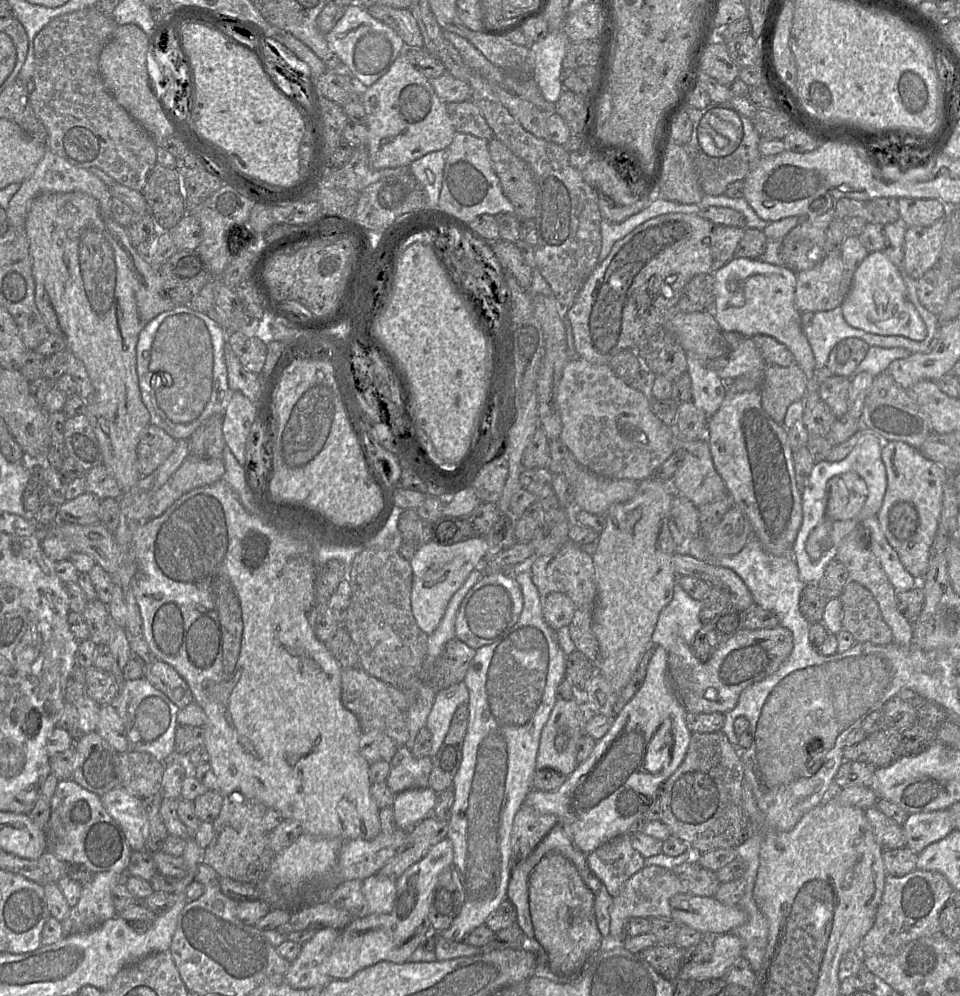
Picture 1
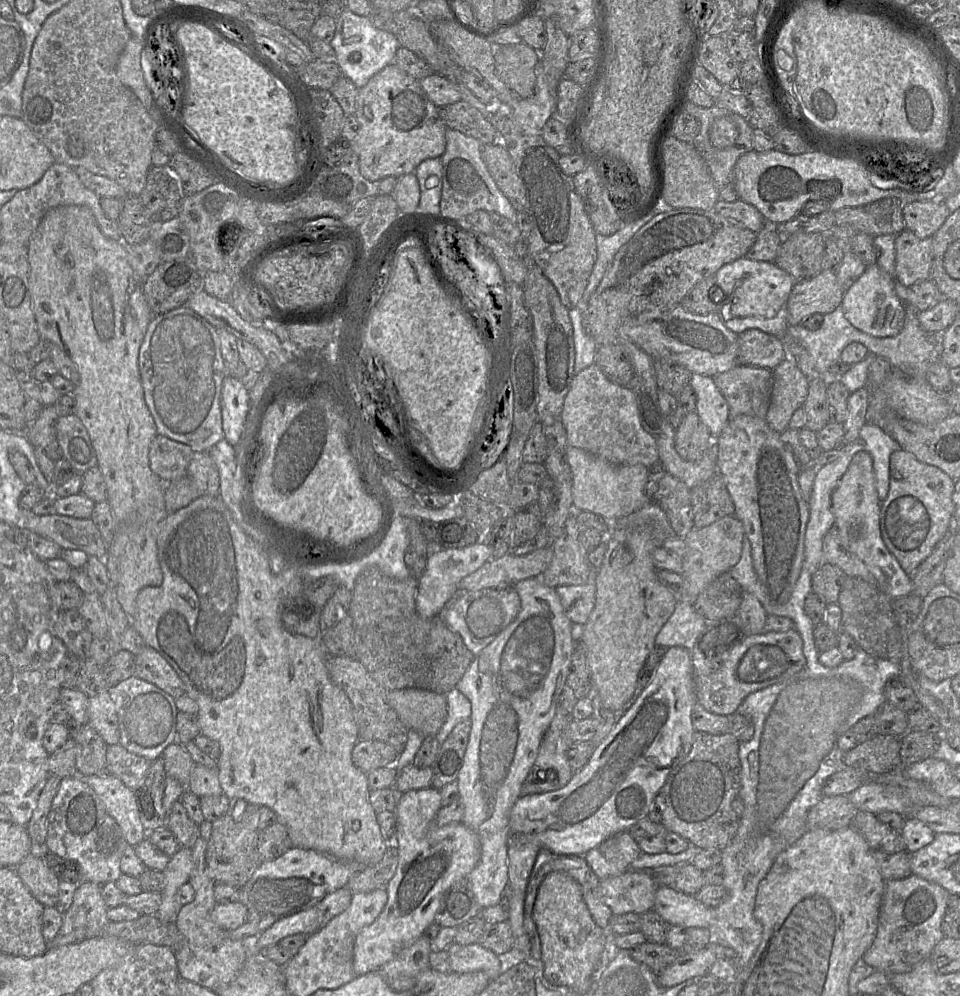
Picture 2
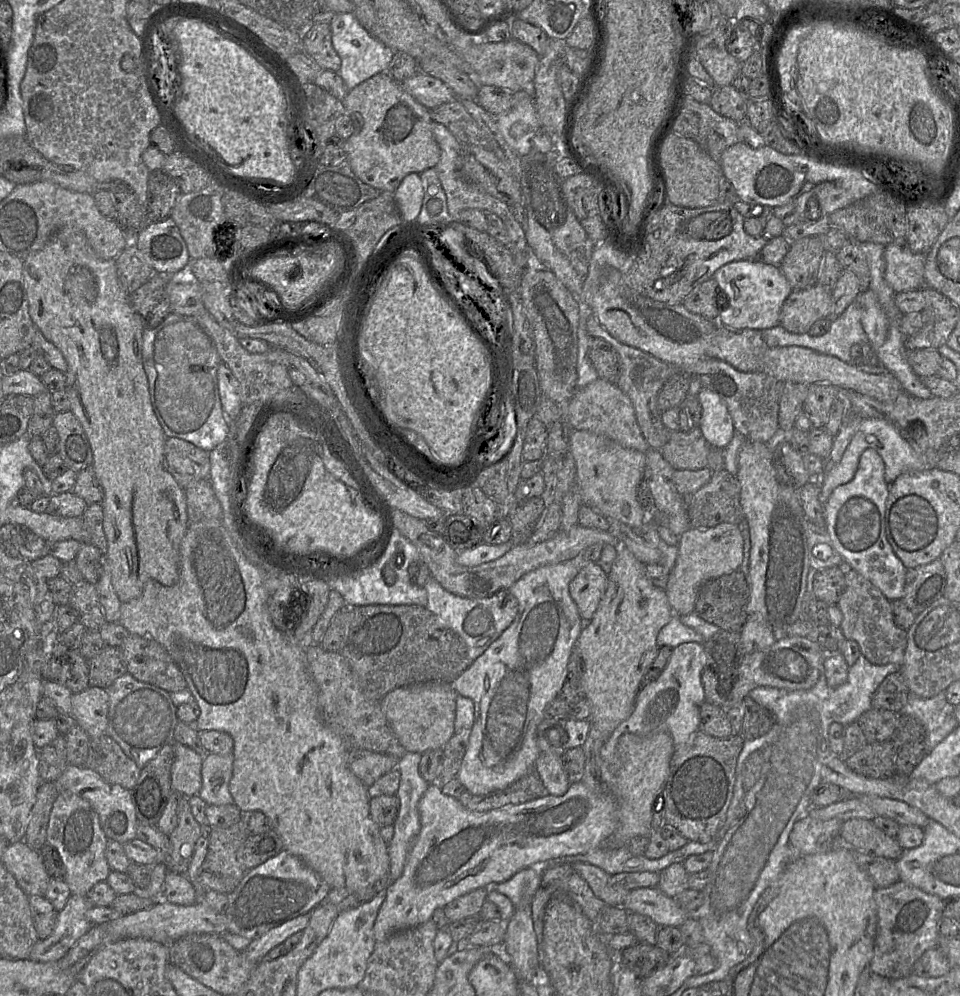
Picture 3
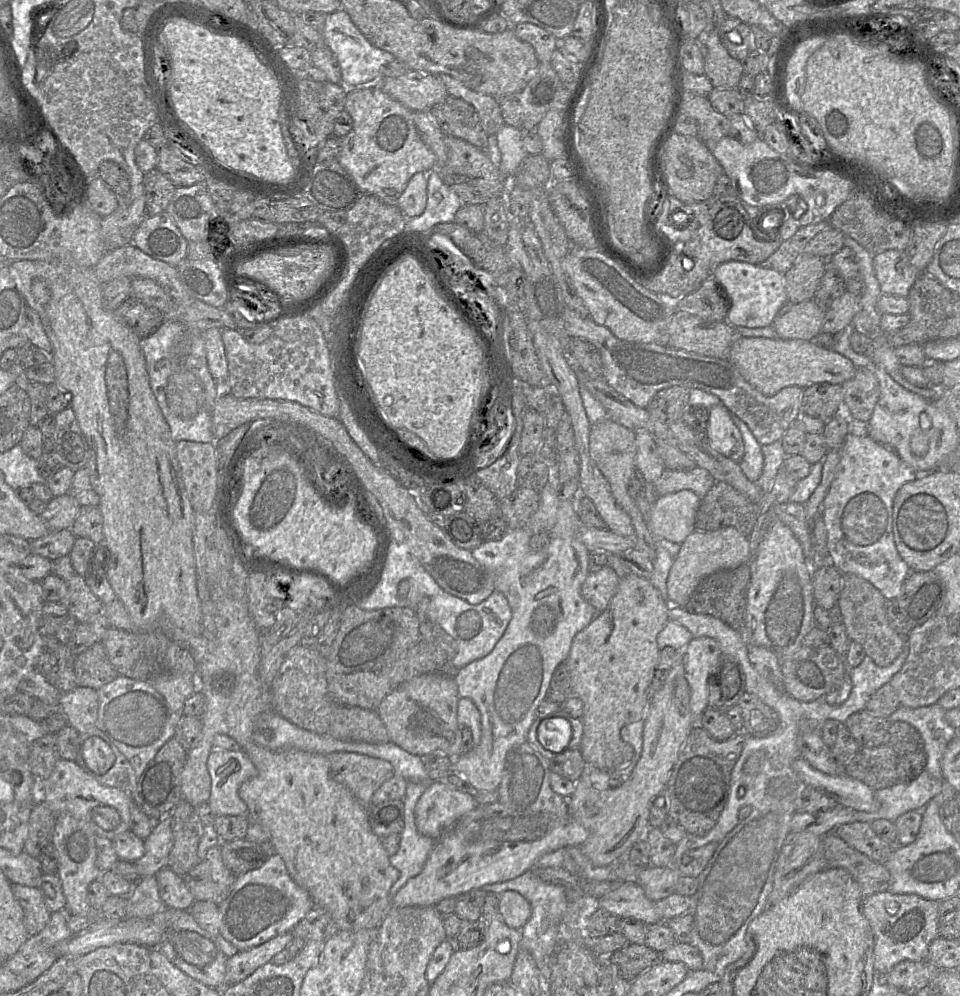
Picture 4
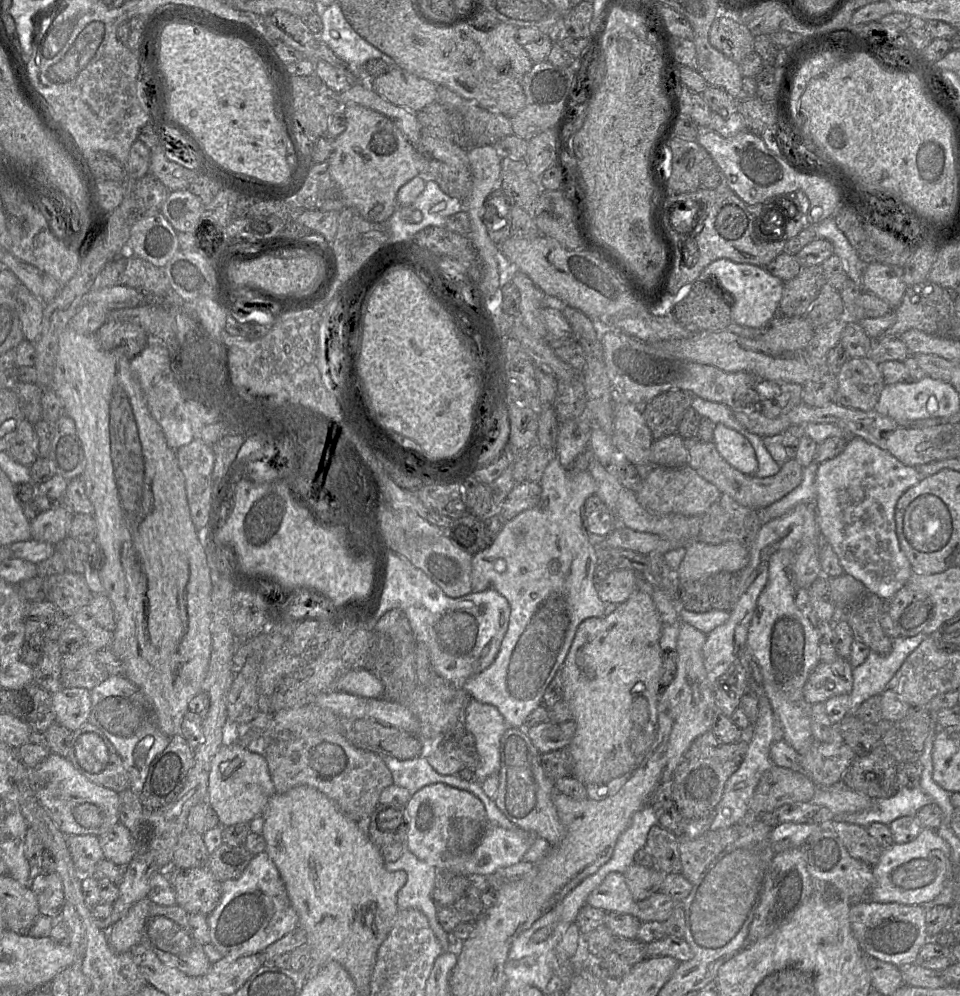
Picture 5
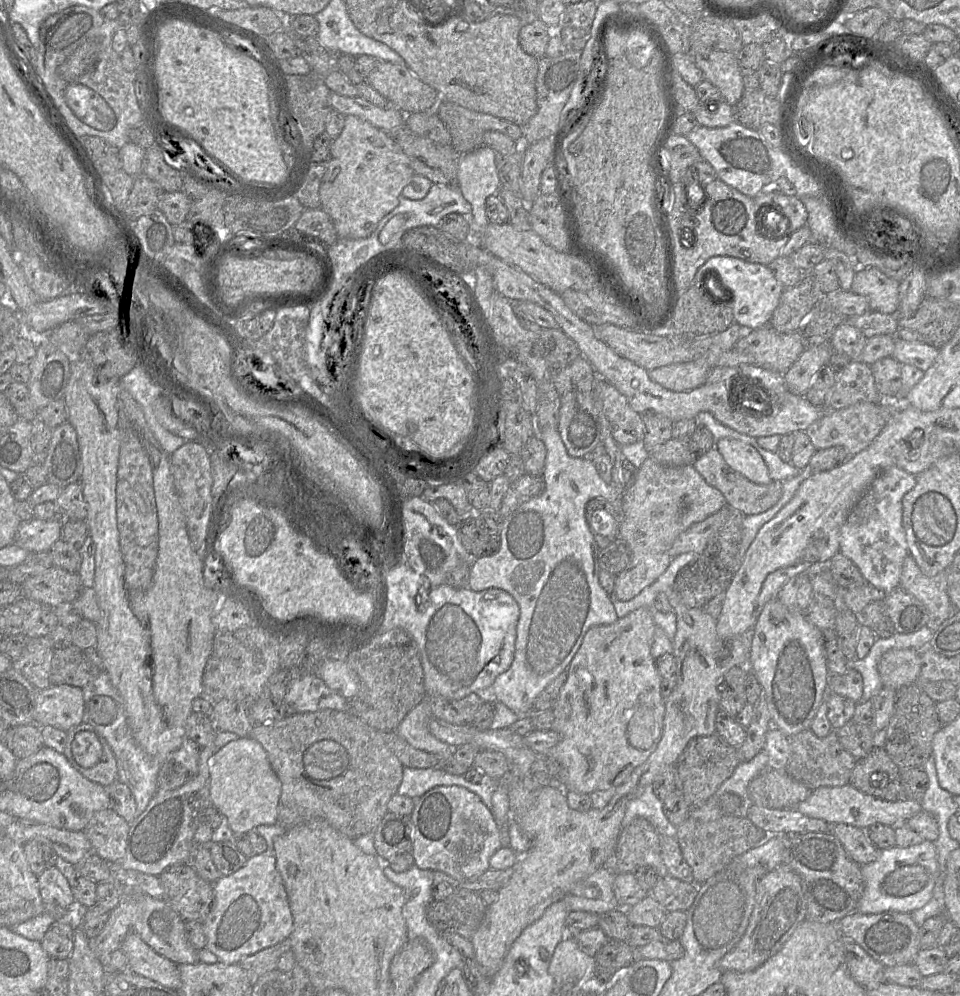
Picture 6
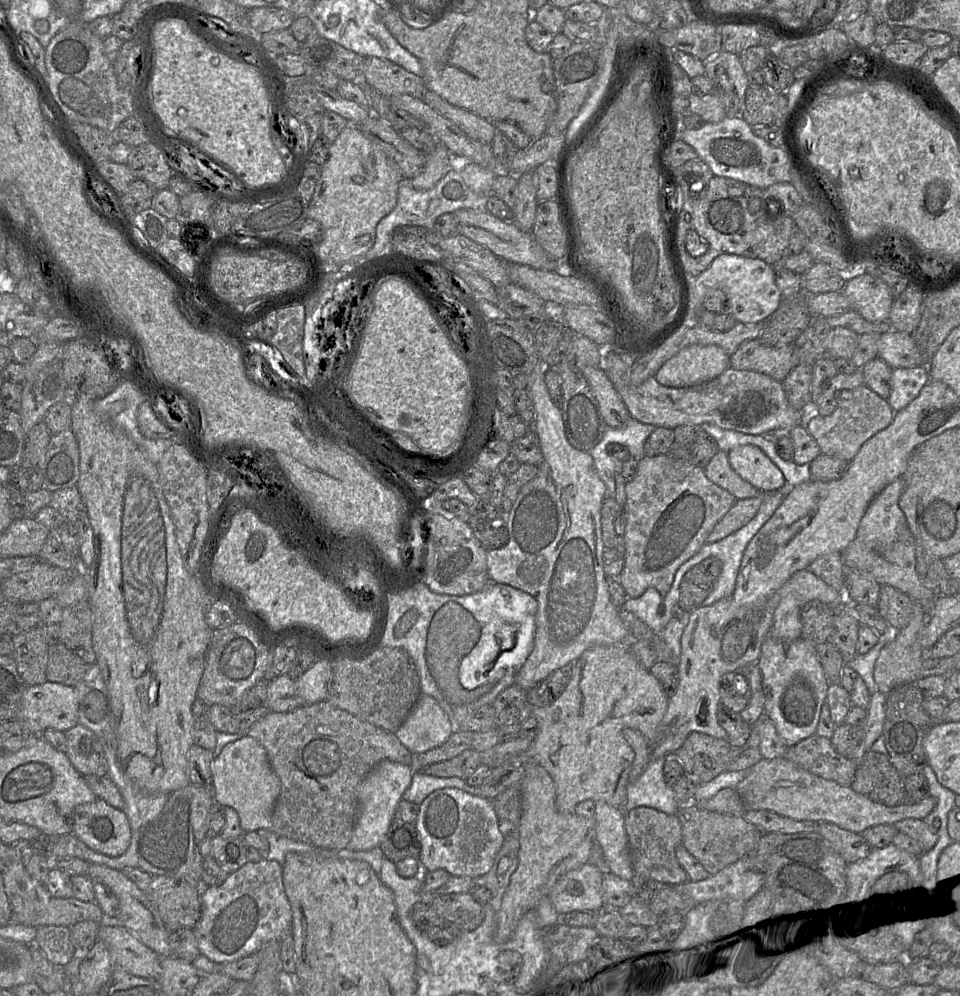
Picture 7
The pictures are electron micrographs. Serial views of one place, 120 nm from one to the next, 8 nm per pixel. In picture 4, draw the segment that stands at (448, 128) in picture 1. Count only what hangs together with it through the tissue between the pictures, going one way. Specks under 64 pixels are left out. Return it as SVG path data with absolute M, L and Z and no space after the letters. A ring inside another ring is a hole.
M379 83L348 88L344 110L352 119L352 129L341 138L340 151L335 159L365 194L376 196L386 204L396 205L415 173L428 173L437 168L437 157L422 141L413 120L413 111L385 94L380 89Z

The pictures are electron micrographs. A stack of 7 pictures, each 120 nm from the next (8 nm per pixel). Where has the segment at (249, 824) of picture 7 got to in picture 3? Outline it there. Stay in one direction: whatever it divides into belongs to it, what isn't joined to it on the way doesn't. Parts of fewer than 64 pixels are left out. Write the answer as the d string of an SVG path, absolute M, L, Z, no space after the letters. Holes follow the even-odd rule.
M206 753L202 762L202 787L198 796L207 805L234 804L229 791L229 783L233 774L233 754Z

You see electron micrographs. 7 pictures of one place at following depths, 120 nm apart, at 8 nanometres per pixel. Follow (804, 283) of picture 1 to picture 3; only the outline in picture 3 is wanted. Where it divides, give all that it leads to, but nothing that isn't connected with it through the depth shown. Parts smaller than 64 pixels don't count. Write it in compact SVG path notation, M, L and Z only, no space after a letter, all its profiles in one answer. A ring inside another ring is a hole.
M815 284L791 291L780 310L779 325L788 332L806 334L816 321L824 318L832 318L831 288Z

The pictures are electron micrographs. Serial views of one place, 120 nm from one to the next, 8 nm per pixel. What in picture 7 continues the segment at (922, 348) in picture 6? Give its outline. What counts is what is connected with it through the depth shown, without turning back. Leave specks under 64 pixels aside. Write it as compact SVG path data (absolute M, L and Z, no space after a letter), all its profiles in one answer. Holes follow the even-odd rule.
M890 329L882 333L878 341L878 358L892 369L911 368L924 365L913 334Z

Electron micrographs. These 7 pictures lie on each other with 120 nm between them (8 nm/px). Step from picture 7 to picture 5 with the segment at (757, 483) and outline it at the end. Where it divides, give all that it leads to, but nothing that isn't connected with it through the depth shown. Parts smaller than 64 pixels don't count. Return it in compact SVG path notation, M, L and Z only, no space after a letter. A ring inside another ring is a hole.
M715 424L713 440L720 456L745 475L755 475L758 461L751 444L741 434L722 424Z

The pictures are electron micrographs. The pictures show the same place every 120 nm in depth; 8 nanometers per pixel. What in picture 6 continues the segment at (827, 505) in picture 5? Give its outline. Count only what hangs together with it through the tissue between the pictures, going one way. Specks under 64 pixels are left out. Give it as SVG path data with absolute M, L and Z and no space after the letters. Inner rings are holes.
M896 466L883 470L840 530L840 553L856 565L870 585L885 594L900 587L902 565L908 555L902 524L902 499L916 485L916 477Z

